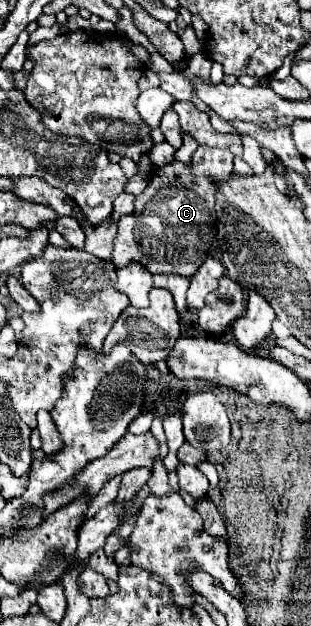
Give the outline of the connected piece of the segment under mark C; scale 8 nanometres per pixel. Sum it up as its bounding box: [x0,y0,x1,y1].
[112,146,234,276]

